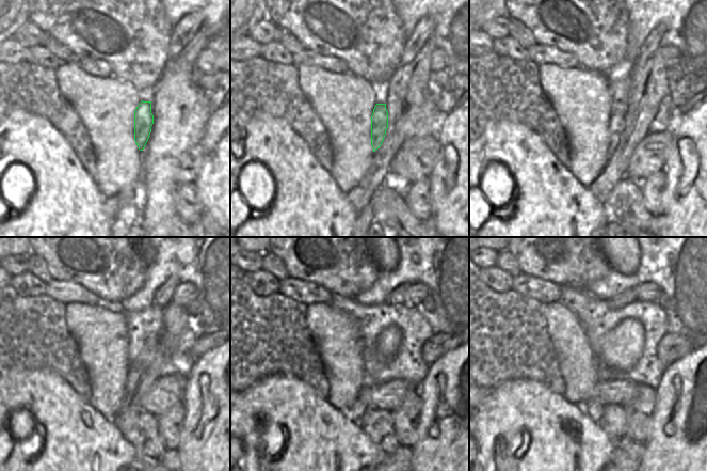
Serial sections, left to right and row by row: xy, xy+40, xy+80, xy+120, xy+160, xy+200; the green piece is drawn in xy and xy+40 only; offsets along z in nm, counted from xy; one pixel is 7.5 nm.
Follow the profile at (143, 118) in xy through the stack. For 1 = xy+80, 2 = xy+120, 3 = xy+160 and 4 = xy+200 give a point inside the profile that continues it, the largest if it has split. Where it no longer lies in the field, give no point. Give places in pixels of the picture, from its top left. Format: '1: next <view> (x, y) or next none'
1: next xy+80 (616, 121)
2: next xy+120 (135, 373)
3: next xy+160 (355, 413)
4: next xy+200 (594, 409)

